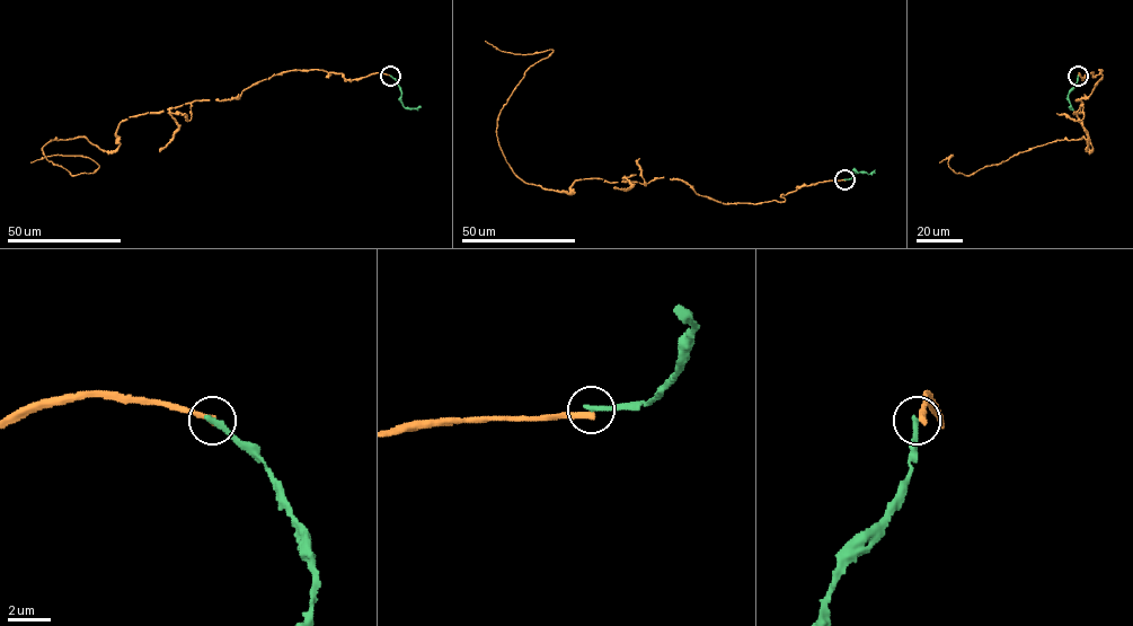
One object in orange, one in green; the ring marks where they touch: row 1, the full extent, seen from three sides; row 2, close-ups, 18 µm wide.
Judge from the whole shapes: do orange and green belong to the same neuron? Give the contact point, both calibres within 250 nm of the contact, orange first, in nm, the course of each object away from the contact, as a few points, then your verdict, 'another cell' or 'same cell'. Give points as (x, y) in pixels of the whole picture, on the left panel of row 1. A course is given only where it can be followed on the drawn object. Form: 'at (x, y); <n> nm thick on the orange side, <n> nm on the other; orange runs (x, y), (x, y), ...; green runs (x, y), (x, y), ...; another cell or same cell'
at (390, 76); 320 nm thick on the orange side, 300 nm on the other; orange runs (390, 76), (290, 70), (130, 116), (111, 151), (42, 148), (94, 173), (80, 156), (31, 162); green runs (390, 76), (399, 88), (403, 105), (421, 106); another cell

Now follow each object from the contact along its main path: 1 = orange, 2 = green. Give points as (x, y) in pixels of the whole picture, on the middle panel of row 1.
1: (844, 179), (726, 204), (676, 179), (576, 179), (572, 194), (524, 183), (497, 118), (554, 51), (485, 41)
2: (844, 179), (850, 179), (855, 169), (870, 174), (875, 169)

